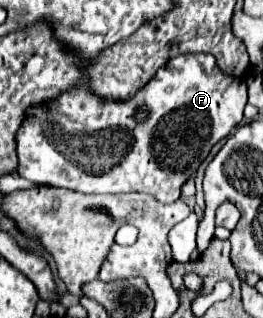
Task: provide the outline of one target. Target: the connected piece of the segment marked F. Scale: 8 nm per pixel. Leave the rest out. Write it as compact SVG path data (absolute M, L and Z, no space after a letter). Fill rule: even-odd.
M182 55L170 59L152 81L134 95L130 101L108 103L92 95L84 85L56 103L56 107L38 107L26 117L18 131L18 175L42 185L66 187L80 193L148 193L160 203L174 203L180 199L182 185L196 175L200 163L208 157L210 149L224 137L228 137L238 123L246 107L246 83L242 79L220 73L214 57ZM146 107L148 117L136 121L136 109Z

